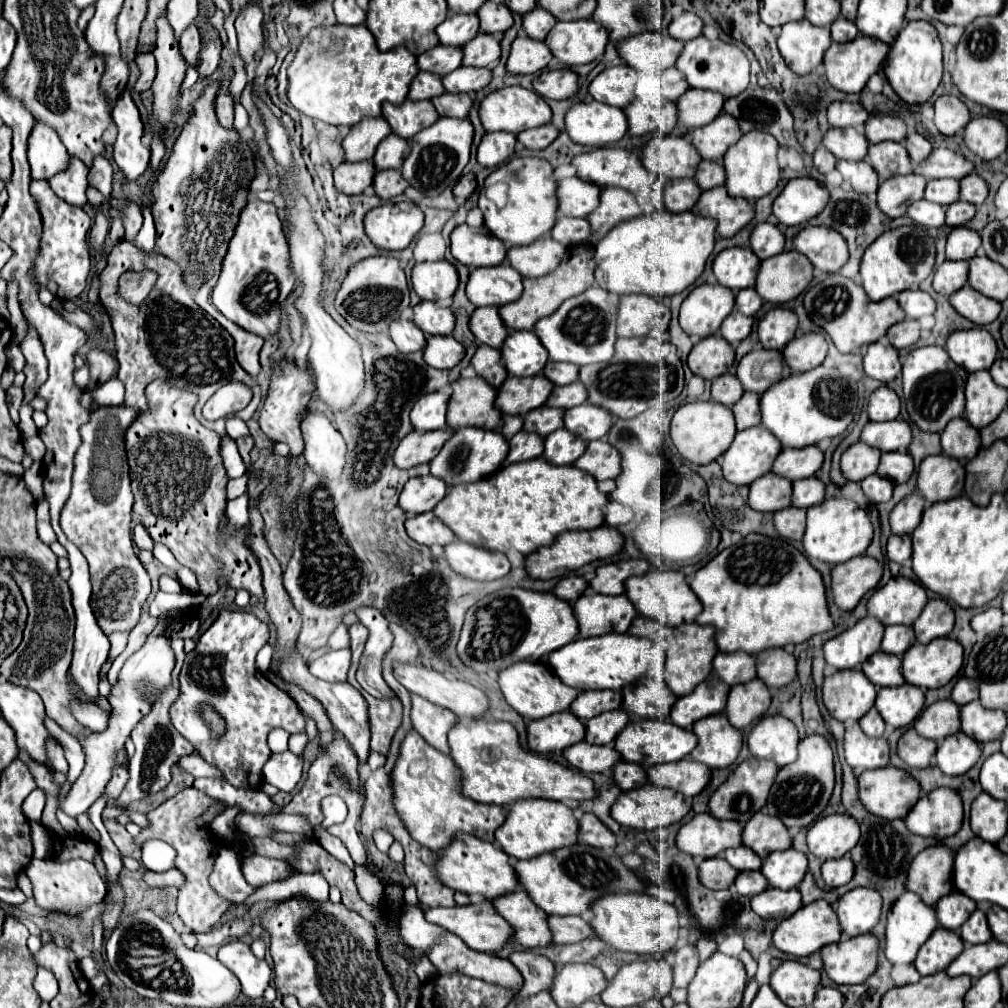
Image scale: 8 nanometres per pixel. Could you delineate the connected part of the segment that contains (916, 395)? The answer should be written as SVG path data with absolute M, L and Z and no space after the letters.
M919 347L909 351L903 361L901 379L903 379L903 397L907 413L921 431L941 433L951 419L963 417L965 411L963 391L965 391L967 371L951 363L943 347Z

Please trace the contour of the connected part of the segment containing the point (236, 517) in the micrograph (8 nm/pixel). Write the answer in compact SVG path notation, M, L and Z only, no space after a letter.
M247 493L229 501L227 509L225 509L225 517L229 519L227 527L231 527L231 531L233 531L237 527L247 525L247 511L249 511L249 495Z

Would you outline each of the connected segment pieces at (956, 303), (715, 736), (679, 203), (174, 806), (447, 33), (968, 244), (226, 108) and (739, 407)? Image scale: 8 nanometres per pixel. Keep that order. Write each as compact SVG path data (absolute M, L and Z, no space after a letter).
M967 285L961 287L957 293L953 293L949 297L949 303L959 315L973 321L975 325L987 325L995 321L1001 311L1001 303L997 303L995 299L987 299L985 295Z
M725 713L699 719L699 723L693 727L693 733L699 739L697 747L691 751L695 761L707 765L709 769L723 769L735 763L741 751L743 735L739 729L731 727Z
M683 177L683 179L669 181L665 185L663 195L665 195L665 207L673 213L681 213L681 211L689 211L697 203L701 191L699 191L695 179Z
M195 787L183 789L183 791L179 791L177 795L173 795L171 799L163 801L163 803L157 805L155 809L151 809L151 811L145 815L147 821L149 821L149 825L143 827L137 837L133 837L133 843L135 843L137 847L139 847L143 841L147 841L147 839L161 839L161 841L169 843L169 845L177 851L175 869L179 869L179 871L183 873L183 877L185 877L185 883L179 887L179 895L177 895L177 913L179 913L181 921L185 923L185 927L187 927L191 933L209 933L211 929L215 929L217 925L221 925L221 917L223 917L223 915L229 911L229 907L233 905L231 901L223 899L223 897L211 887L211 883L209 883L209 875L211 875L211 871L213 871L215 859L217 859L221 847L225 845L225 841L219 839L219 837L211 831L209 823L197 823L197 819L199 819L201 815L205 815L205 813L207 813L211 807L215 807L217 803L221 803L221 801L209 797L207 793L203 793L203 791L195 789Z
M449 15L437 29L437 37L441 45L451 47L463 47L467 41L471 41L479 31L479 19L477 15Z
M955 227L945 245L947 259L971 259L975 257L977 249L981 245L981 237L977 231L971 231L967 227Z
M218 94L216 97L216 113L221 127L233 127L233 97L229 94Z
M745 393L733 409L735 415L735 423L737 423L737 431L755 427L761 423L761 415L759 415L759 395L755 393Z

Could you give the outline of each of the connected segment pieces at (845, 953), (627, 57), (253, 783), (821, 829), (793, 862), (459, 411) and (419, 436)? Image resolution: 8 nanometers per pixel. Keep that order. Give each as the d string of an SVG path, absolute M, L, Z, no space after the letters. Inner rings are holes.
M867 933L821 949L823 969L837 985L863 983L877 967L877 939Z
M647 31L617 43L619 57L637 71L661 73L675 65L683 43L669 37L665 31Z
M221 611L217 621L199 637L197 647L185 657L185 665L179 673L179 697L171 705L171 721L175 729L195 747L195 751L209 765L217 767L233 787L245 791L255 791L263 783L263 765L269 759L269 745L267 745L269 731L281 727L291 733L301 733L305 727L297 703L287 693L279 691L273 683L269 683L267 677L255 667L255 655L267 641L269 641L267 623L259 621L253 613ZM201 705L211 705L213 711L223 717L225 733L221 737L213 737L211 725L199 713Z
M827 815L807 831L807 847L821 861L843 857L859 841L859 825L849 815Z
M793 847L787 851L773 851L763 859L761 873L769 881L769 887L783 891L795 889L807 873L807 857Z
M459 377L451 383L451 387L453 393L447 403L447 425L451 429L471 425L497 431L501 427L501 411L495 407L495 387L481 377Z
M411 431L395 449L395 465L399 469L411 469L419 463L429 463L437 455L439 447L443 447L449 433L451 431Z

